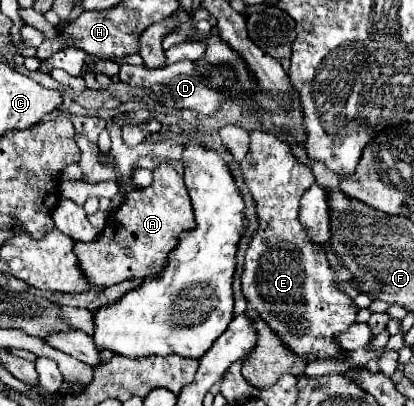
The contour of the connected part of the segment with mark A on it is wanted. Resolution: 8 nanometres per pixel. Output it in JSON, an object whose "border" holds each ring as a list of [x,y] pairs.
{"border":[[[160,163],[154,169],[152,185],[128,193],[124,205],[108,217],[108,225],[98,239],[92,243],[76,243],[74,253],[92,285],[112,287],[126,279],[144,281],[146,277],[156,277],[164,271],[168,255],[178,245],[180,233],[192,231],[192,227],[196,225],[184,179],[172,165]]]}

